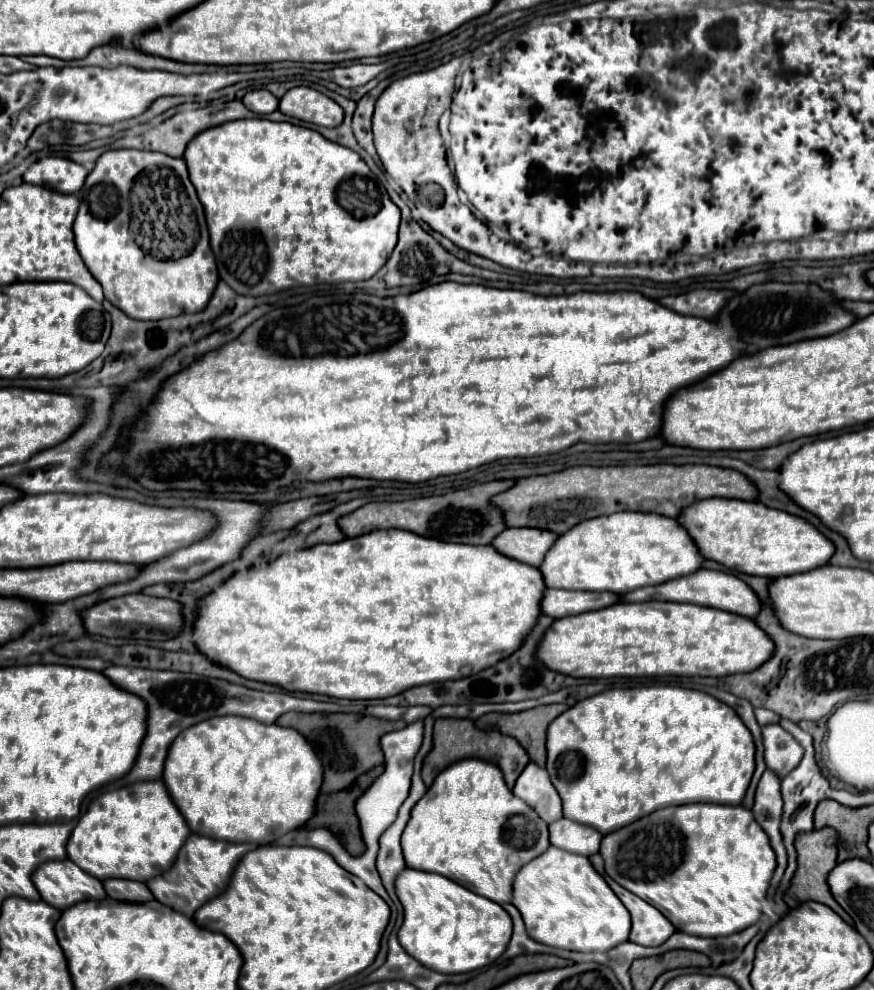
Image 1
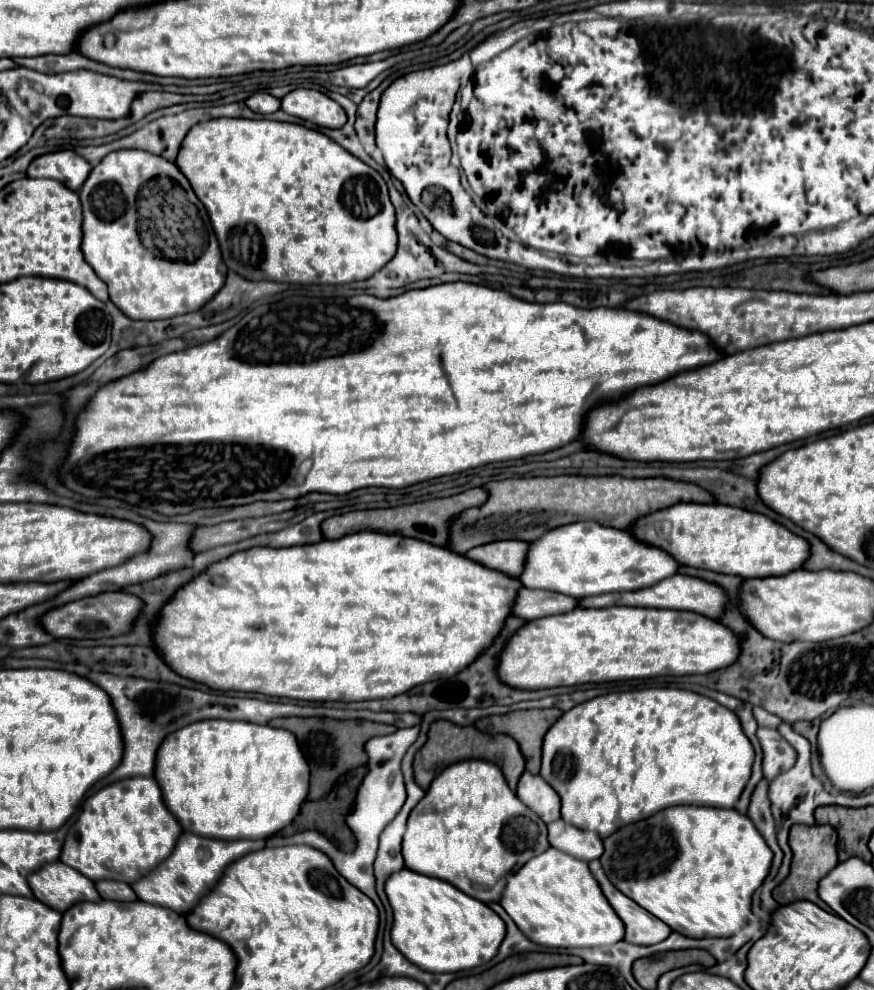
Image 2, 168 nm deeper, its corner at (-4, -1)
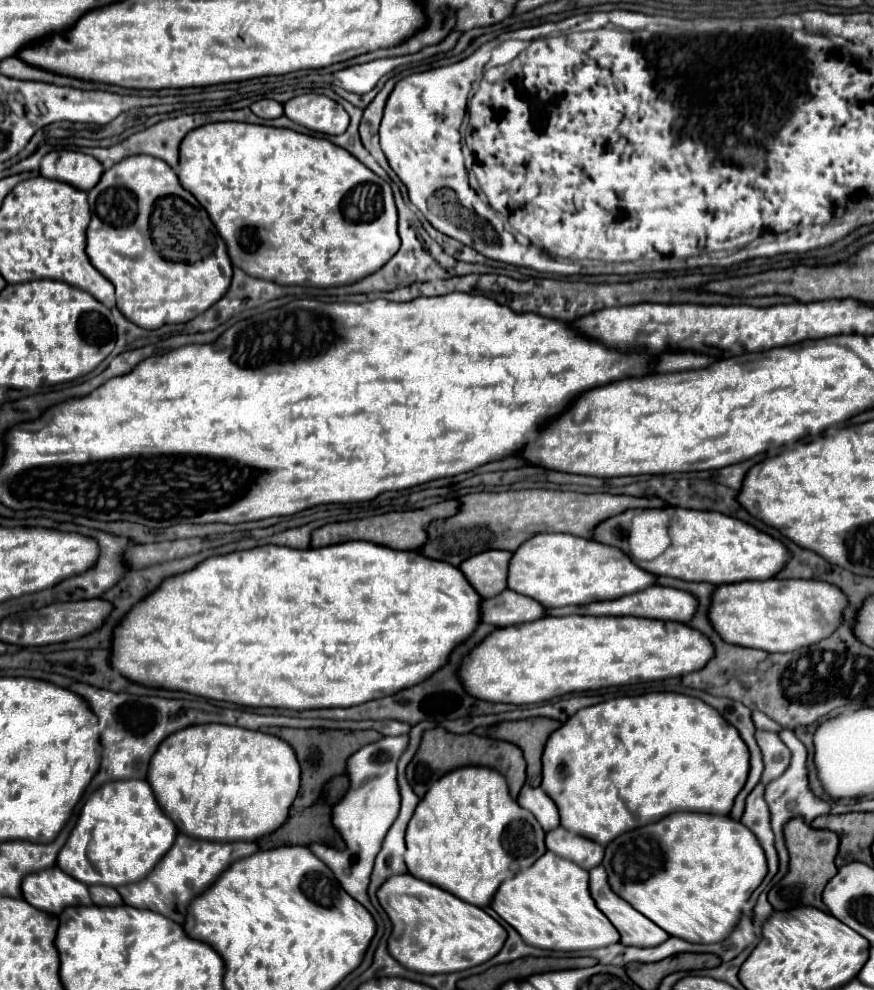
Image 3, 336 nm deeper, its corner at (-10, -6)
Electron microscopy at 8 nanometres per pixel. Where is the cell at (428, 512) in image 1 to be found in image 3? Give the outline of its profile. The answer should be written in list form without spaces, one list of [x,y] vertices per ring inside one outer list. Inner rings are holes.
[[[441,501],[437,505],[431,505],[429,509],[415,509],[415,511],[401,511],[401,513],[385,513],[379,517],[367,517],[347,523],[331,523],[321,529],[315,529],[311,535],[311,547],[327,547],[331,543],[345,543],[345,541],[371,541],[375,545],[387,545],[389,549],[397,551],[415,551],[423,541],[427,541],[425,525],[439,517],[449,517],[451,513],[457,513],[457,501]]]

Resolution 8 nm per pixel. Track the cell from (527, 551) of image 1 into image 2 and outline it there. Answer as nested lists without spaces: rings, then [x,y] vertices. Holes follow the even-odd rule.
[[[501,540],[501,542],[491,542],[485,546],[471,548],[465,556],[483,564],[483,566],[501,570],[509,576],[519,576],[525,568],[527,552],[529,552],[529,542]]]

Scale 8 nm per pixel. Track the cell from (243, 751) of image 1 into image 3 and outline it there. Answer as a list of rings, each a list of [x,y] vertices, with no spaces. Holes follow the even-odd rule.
[[[219,723],[193,725],[161,741],[151,757],[147,783],[159,807],[175,823],[179,833],[207,841],[253,841],[273,833],[287,819],[295,789],[299,789],[299,763],[291,747],[283,745],[279,737]]]

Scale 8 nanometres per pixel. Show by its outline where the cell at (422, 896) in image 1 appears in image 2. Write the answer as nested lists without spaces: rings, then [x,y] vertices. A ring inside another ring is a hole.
[[[403,868],[387,880],[385,892],[395,918],[391,940],[421,970],[459,972],[481,966],[497,954],[505,938],[505,922],[497,912],[445,880]]]

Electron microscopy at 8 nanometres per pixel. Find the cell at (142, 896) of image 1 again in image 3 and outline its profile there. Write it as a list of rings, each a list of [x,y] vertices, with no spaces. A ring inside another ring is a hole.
[[[89,885],[89,893],[95,905],[121,905],[123,903],[123,899],[119,899],[119,893],[107,885]]]

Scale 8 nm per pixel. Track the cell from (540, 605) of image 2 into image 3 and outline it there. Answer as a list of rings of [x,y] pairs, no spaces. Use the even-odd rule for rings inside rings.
[[[509,589],[497,597],[481,601],[481,621],[495,627],[527,623],[543,615],[543,605],[535,605],[535,601],[527,601],[527,597],[519,597],[519,593],[511,593]]]

